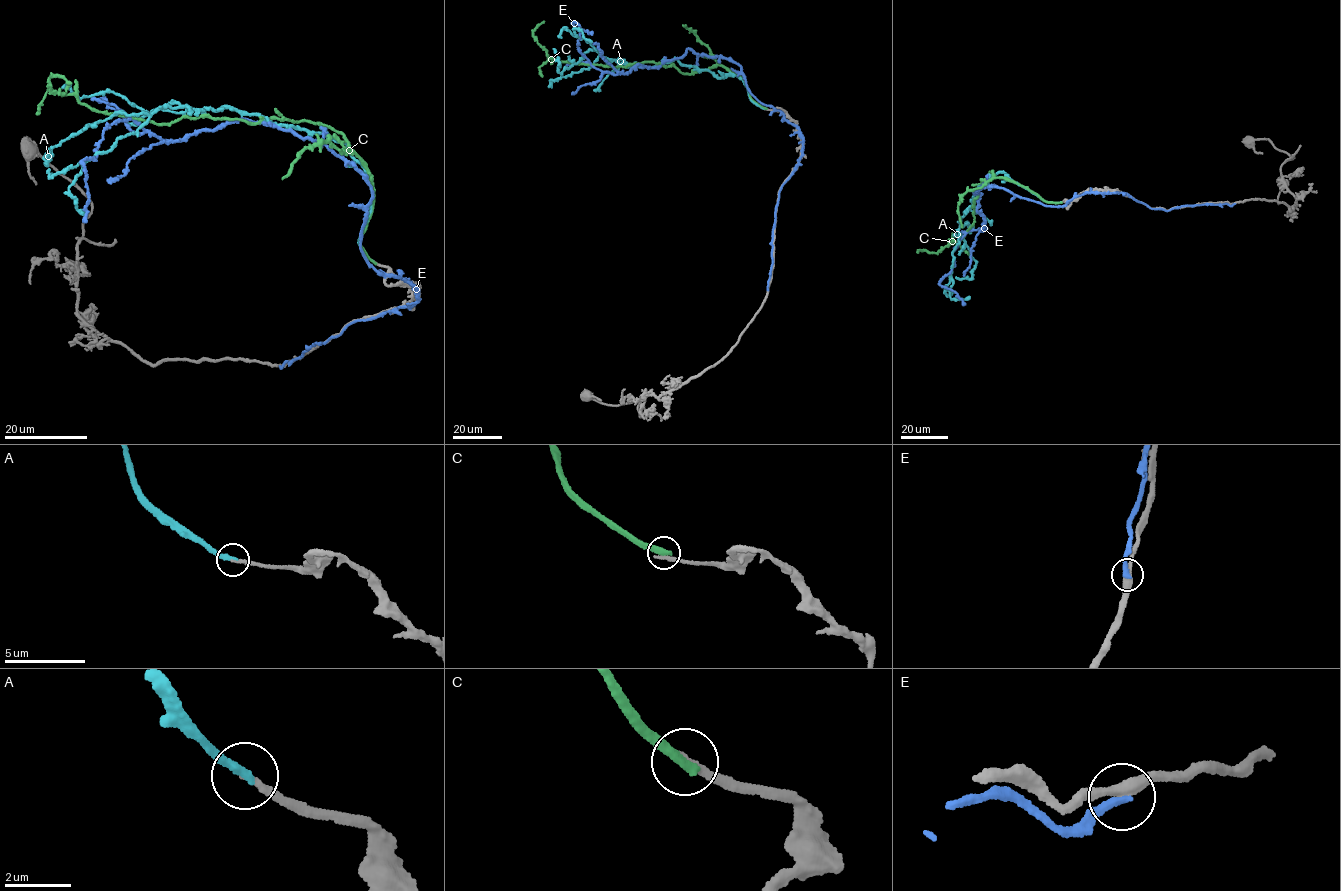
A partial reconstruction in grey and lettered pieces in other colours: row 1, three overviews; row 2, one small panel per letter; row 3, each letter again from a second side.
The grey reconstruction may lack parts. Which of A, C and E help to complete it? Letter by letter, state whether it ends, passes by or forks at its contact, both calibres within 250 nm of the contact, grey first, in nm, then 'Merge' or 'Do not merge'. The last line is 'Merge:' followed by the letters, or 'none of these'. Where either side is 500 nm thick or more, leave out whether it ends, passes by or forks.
A: It ends there. Thickness 190 nm (grey) against 280 nm. Merge
C: It ends there. Thickness 240 nm (grey) against 340 nm. Do not merge
E: It ends there. Thickness 360 nm (grey) against 280 nm. Do not merge
Merge: A

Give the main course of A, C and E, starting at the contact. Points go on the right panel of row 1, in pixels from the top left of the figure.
A: (1061, 202), (1042, 200), (1006, 173), (994, 175), (978, 187), (961, 218), (951, 267), (950, 298), (969, 298)
C: (1061, 202), (1043, 200), (992, 171), (973, 201), (974, 222), (960, 241), (936, 252), (917, 252)
E: (1234, 203), (1167, 211), (1092, 192), (1058, 206), (981, 187), (984, 226), (960, 239), (939, 283), (963, 305)

